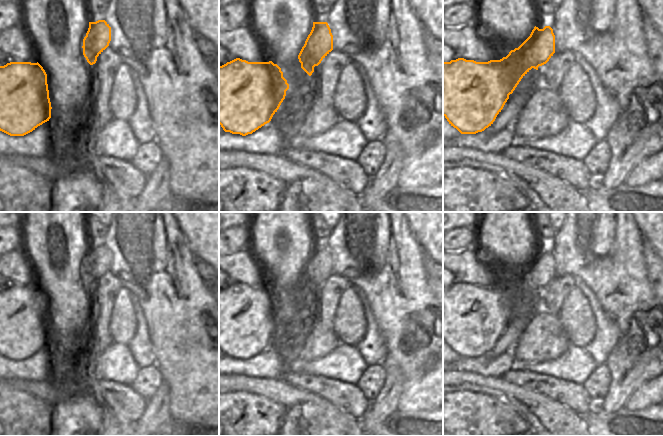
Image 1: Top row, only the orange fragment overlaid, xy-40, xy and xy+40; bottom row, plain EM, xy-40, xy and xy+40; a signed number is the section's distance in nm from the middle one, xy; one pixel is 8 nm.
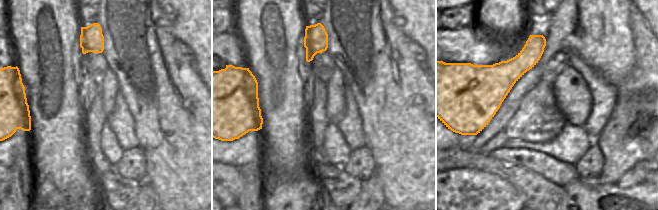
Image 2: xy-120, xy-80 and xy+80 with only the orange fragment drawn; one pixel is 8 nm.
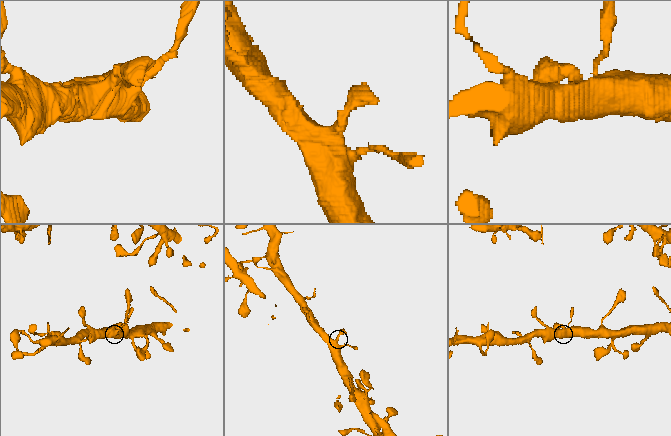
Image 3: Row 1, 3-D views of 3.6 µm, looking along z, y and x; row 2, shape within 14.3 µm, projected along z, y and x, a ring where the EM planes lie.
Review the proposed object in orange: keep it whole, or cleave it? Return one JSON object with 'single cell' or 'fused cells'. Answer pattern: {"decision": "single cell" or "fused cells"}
{"decision": "single cell"}

